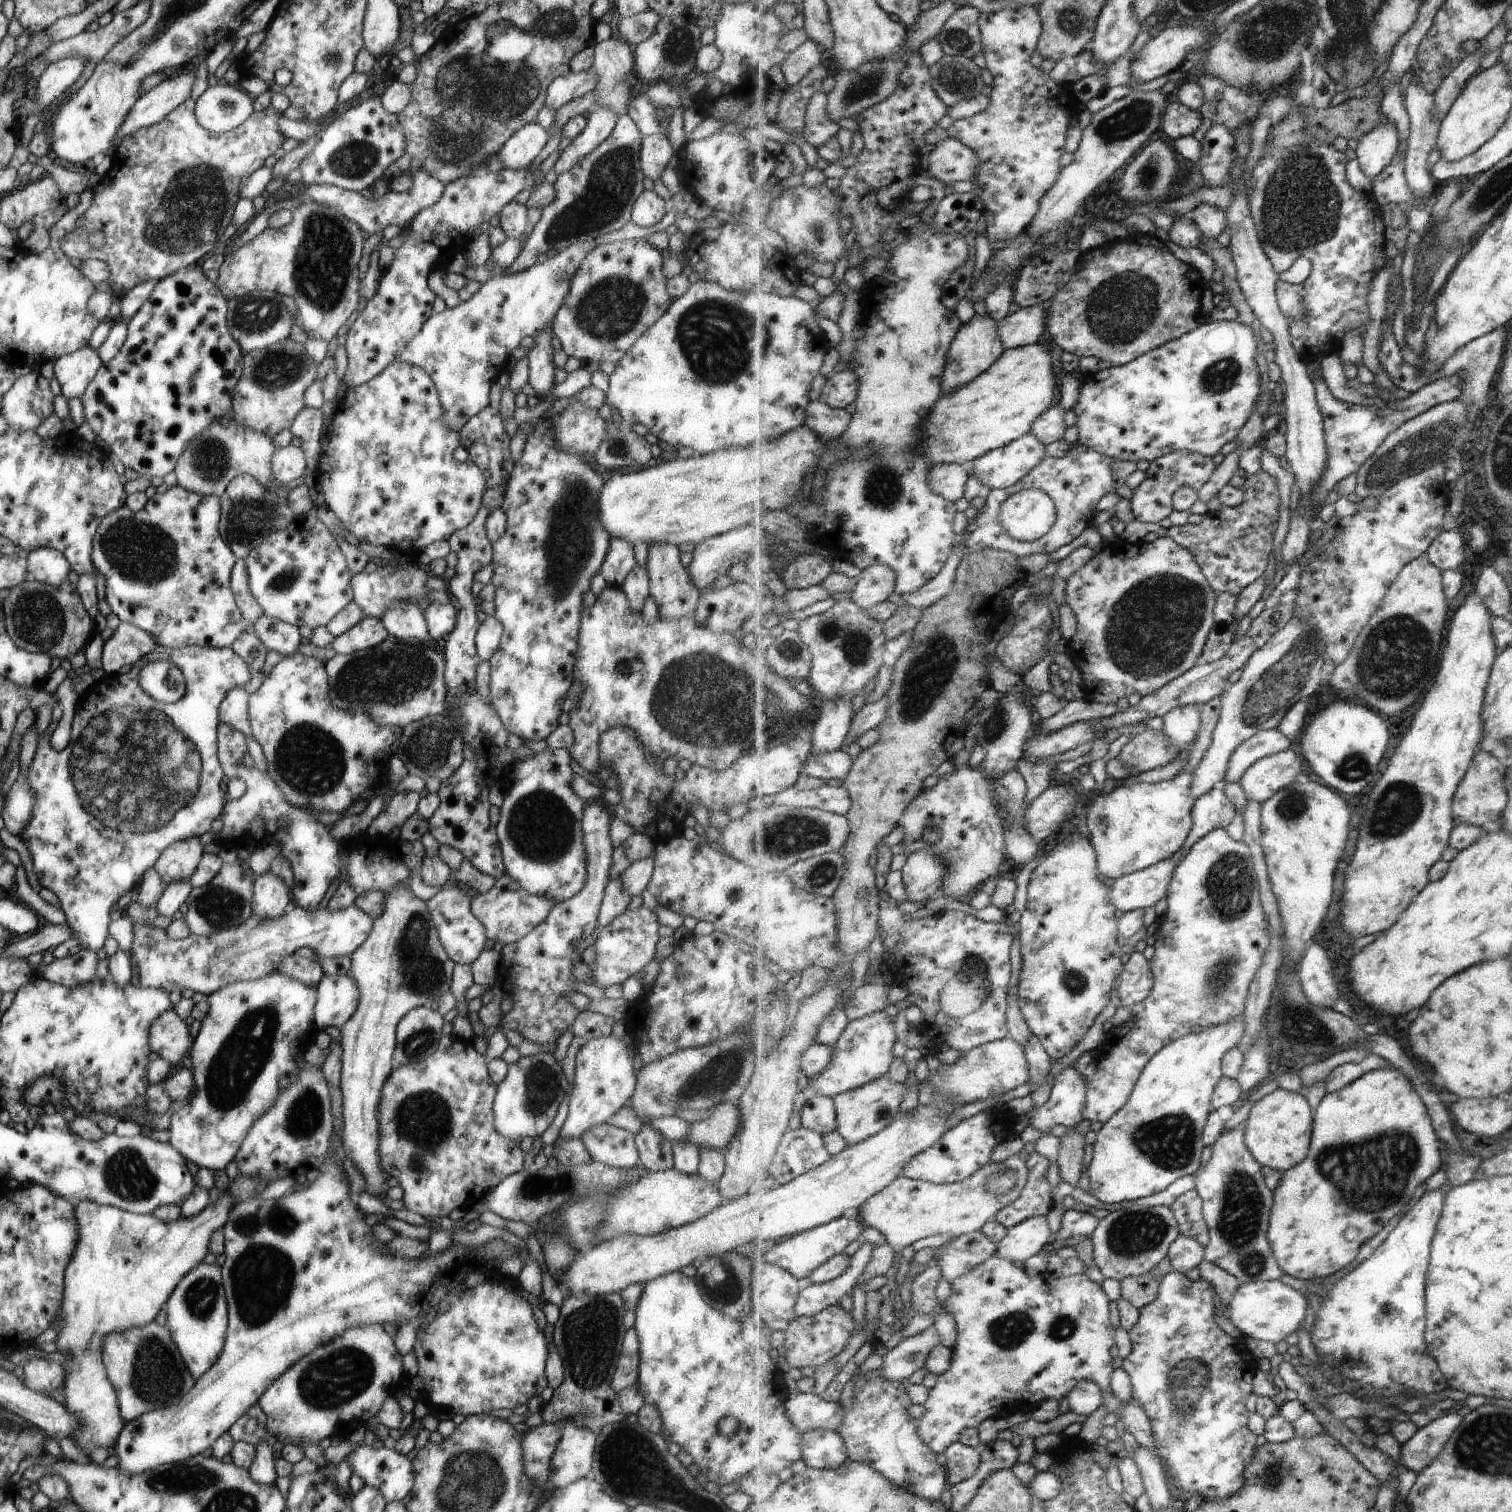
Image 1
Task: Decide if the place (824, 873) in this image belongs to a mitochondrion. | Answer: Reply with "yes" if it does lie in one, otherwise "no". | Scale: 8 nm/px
yes

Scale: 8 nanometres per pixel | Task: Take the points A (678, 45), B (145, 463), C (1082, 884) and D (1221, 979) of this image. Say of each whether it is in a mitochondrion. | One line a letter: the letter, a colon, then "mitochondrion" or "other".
A: mitochondrion
B: other
C: other
D: mitochondrion

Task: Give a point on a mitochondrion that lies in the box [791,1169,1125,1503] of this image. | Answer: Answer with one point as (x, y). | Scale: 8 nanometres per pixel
(1008, 1332)

